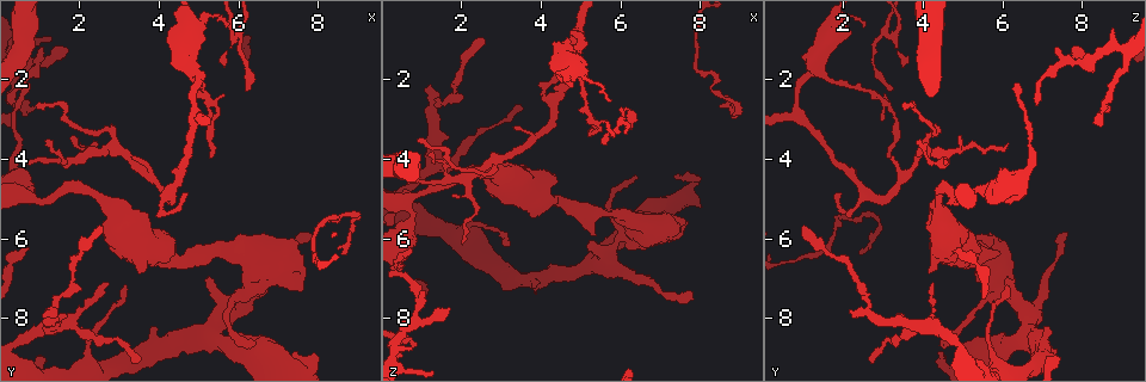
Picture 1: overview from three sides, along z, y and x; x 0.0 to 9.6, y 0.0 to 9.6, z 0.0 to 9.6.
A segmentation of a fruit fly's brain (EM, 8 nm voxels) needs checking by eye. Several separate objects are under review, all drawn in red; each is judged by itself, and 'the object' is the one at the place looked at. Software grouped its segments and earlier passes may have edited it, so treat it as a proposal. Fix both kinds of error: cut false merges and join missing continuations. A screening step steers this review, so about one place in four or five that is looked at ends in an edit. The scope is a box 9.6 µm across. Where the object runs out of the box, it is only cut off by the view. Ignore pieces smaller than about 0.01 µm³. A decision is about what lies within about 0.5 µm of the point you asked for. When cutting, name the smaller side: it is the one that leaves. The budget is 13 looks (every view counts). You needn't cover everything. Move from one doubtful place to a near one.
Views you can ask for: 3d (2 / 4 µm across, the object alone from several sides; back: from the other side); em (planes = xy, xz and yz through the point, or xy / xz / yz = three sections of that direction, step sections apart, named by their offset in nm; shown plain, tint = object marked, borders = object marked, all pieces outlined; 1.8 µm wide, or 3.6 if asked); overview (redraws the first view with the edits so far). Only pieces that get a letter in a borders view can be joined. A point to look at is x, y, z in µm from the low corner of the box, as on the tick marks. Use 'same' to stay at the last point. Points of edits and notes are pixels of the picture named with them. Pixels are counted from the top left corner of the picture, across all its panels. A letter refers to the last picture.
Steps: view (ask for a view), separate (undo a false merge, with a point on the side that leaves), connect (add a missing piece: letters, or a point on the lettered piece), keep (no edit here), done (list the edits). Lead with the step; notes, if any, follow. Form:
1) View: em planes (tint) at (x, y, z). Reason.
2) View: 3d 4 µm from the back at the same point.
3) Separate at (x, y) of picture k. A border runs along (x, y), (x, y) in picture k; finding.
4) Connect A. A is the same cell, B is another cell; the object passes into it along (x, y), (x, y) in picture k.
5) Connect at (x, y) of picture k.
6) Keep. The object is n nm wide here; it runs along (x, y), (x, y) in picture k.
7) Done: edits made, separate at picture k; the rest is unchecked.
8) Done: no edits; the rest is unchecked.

View: em planes (tint) at (2.00, 7.75, 4.25). Sudden change in width.

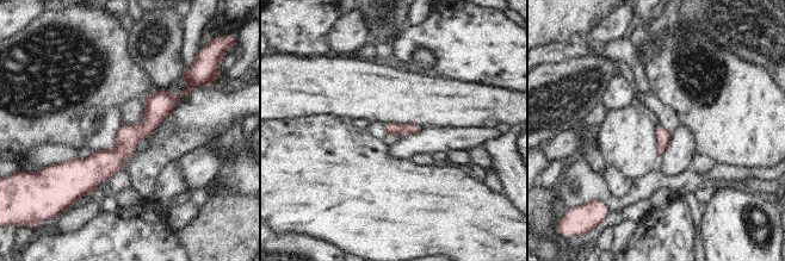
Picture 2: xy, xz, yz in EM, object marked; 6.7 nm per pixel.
View: em planes (borders) at the same point. See the neighbours.

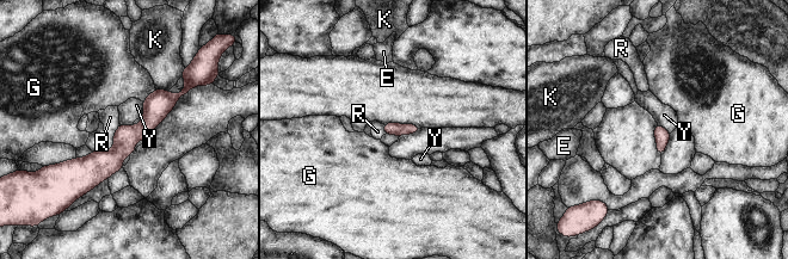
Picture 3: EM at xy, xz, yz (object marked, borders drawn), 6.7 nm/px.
Keep. The object is 90 nm wide here; E, G, K, R and Y are other cells; it runs along (176, 97), (108, 162), (65, 166) in picture 3; all the same neuron.

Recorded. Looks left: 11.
View: em 3.6 µm planes (plain) at (2.90, 5.50, 4.45). Sudden change in width.

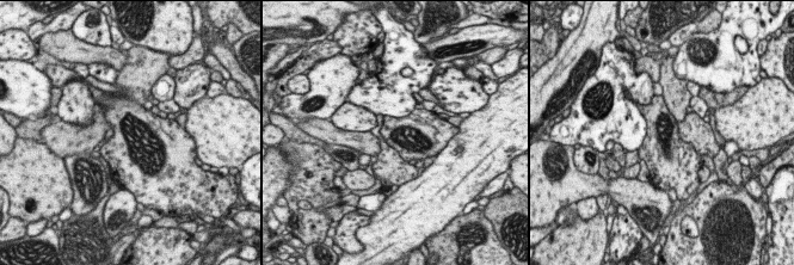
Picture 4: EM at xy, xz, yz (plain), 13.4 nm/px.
View: em 3.6 µm planes (borders) at the same point.

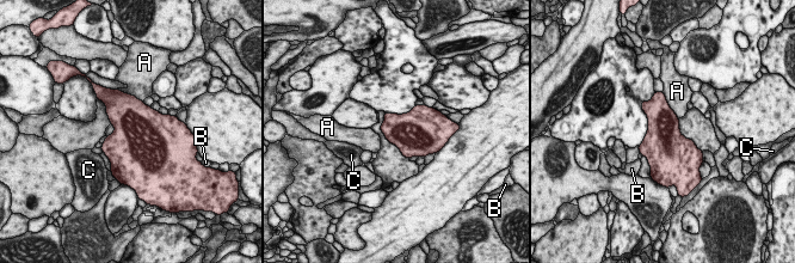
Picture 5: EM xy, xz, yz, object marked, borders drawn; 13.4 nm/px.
Keep. The object is 500 nm wide here; A, B and C are other cells; a border runs along (663, 91), (670, 109), (678, 118) in picture 5; one neuron here.

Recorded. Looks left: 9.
View: 3d 4 µm at (2.05, 3.65, 6.15). Tapers out.

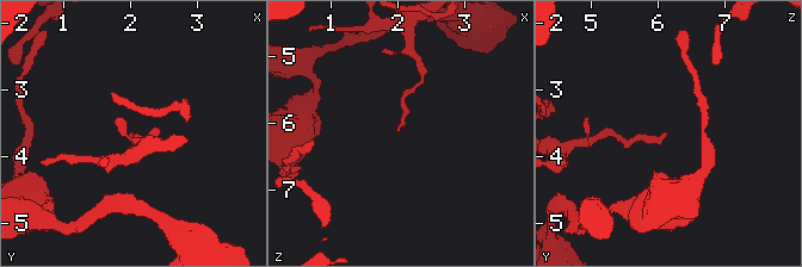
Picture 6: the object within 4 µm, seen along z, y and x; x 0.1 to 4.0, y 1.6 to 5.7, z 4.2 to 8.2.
View: em xy step 8 (borders) at (2.00, 3.65, 6.10). Shape alone is not enough.

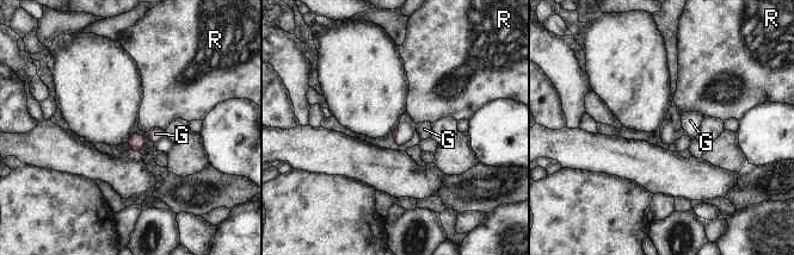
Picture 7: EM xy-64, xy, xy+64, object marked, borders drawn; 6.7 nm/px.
View: em planes (borders) at the same point. Cut it another way.

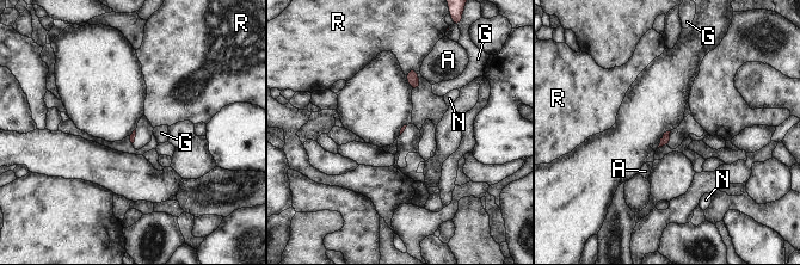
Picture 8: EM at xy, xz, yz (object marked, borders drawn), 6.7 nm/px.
Keep. A, G, N and R are other cells; a border runs along (411, 67), (419, 80), (412, 90) in picture 8; none of them fits.

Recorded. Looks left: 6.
View: 3d 2 µm from the back at (4.80, 1.80, 1.45). Small branch off a trunk.

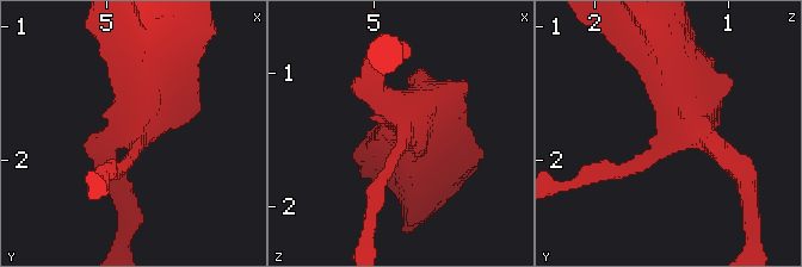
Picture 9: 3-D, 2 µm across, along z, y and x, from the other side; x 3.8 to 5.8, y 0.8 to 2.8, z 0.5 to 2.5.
View: em planes (borders) at (4.78, 1.84, 1.40). Need the tissue.

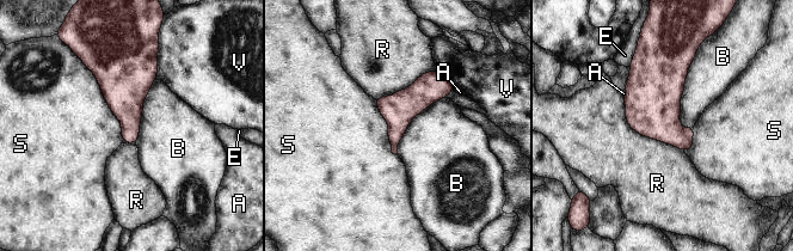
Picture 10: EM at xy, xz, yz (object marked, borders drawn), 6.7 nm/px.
Keep. A, B, E, R, S and V are other cells; one neuron here.

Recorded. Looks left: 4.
View: 3d 4 µm at (1.10, 8.00, 2.30). Free end.

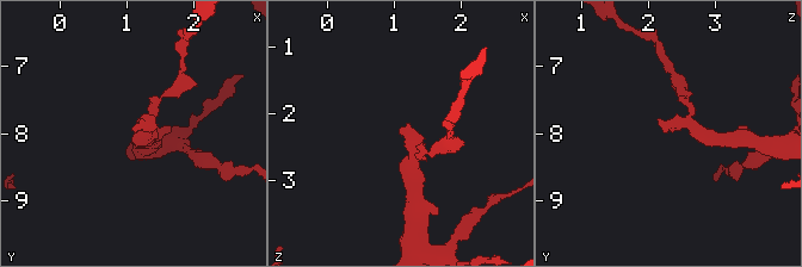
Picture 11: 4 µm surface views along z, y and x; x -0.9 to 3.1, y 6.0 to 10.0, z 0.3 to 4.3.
View: em planes (borders) at (1.10, 7.95, 2.35).

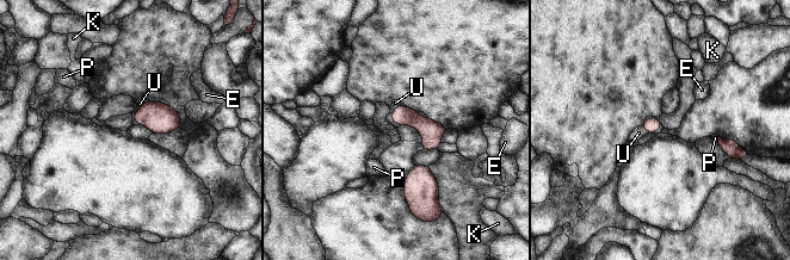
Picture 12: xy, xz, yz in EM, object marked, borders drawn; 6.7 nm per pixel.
Connect U. The longest contact is with U, 150 nm; U is the same cell, E, K and P are other cells; the neuron continues.

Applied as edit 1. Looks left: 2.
Done: edits made, connect at picture 12; the rest is unchecked.

